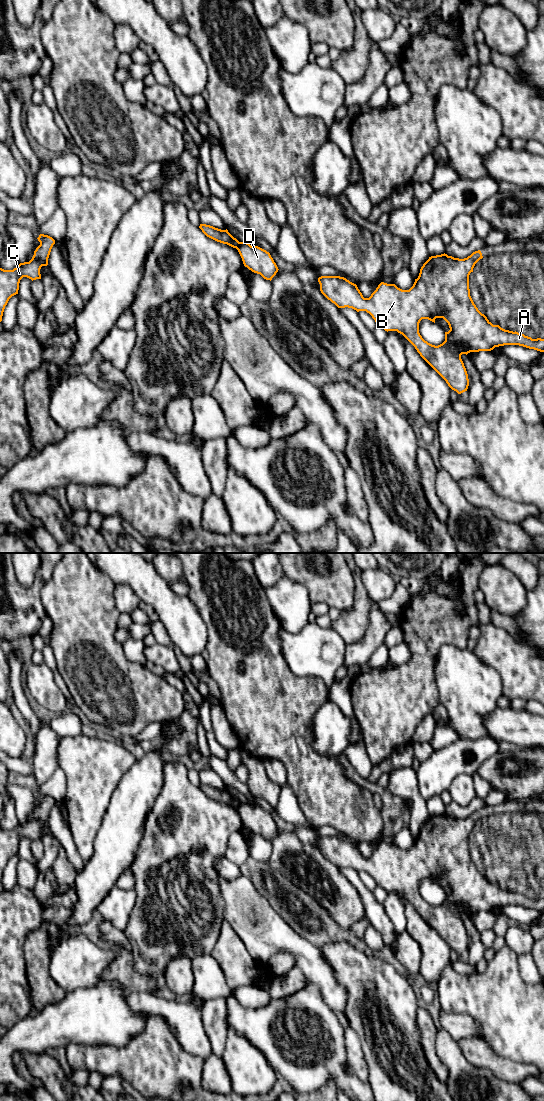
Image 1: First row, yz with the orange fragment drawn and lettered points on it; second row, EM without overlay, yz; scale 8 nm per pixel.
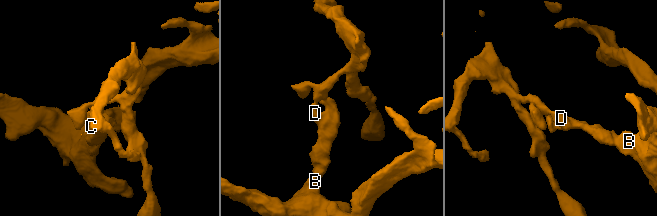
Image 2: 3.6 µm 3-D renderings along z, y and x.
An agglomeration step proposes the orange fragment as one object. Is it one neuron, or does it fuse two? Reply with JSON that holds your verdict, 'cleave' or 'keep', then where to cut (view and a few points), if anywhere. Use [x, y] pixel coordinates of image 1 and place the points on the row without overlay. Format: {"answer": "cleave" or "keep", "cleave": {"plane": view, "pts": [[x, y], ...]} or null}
{"answer": "cleave", "cleave": {"plane": "yz", "pts": [[240, 802], [236, 808]]}}

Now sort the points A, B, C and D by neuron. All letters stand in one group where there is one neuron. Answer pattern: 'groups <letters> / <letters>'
groups A B D / C

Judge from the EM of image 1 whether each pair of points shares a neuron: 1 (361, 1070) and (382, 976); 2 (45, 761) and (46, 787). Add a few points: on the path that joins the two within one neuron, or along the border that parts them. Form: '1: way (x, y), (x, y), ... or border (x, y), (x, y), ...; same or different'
1: border (358, 1035), (366, 1061), (367, 1080); different
2: border (59, 766), (38, 788); different

